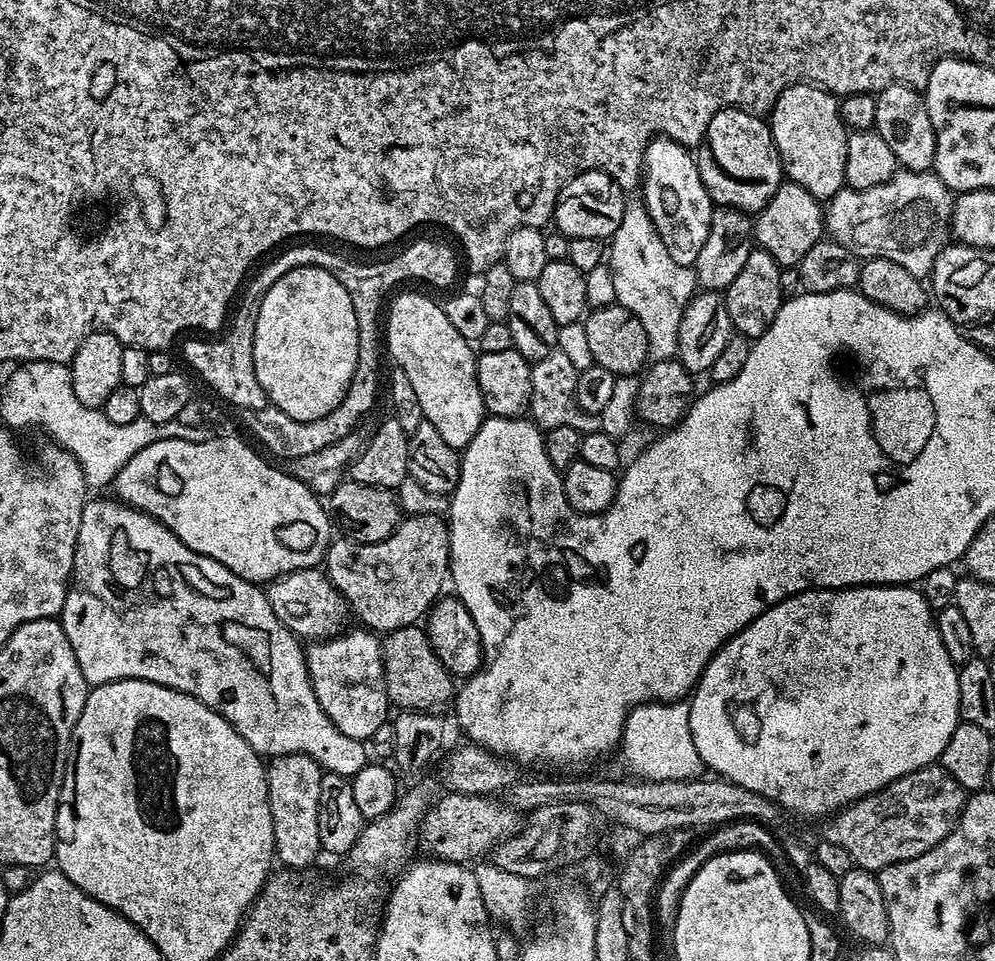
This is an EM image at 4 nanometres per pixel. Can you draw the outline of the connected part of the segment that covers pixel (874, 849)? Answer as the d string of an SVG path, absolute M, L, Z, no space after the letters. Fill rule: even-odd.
M940 763L928 764L840 809L827 821L826 838L844 847L855 867L876 874L886 866L918 858L938 846L955 828L965 799L964 788L950 778Z

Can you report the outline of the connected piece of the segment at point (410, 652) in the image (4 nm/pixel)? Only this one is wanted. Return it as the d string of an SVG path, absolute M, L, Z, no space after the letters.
M411 624L387 633L380 645L380 653L382 654L382 691L388 696L389 705L397 704L397 709L400 710L427 712L440 710L447 700L449 703L453 699L454 677L446 670L446 666L442 666L438 654L434 654L432 643L428 640L428 633L423 627Z

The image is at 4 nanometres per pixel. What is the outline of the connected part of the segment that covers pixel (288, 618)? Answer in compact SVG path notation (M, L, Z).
M319 567L303 568L297 572L287 572L271 581L266 588L268 601L278 614L280 621L298 638L308 642L327 640L339 633L350 617L348 601L328 580L327 571Z

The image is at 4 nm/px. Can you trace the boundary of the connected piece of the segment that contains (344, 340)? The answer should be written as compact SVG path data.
M305 264L282 274L262 298L252 335L254 370L275 411L302 422L330 414L354 378L359 337L354 302L334 274Z

